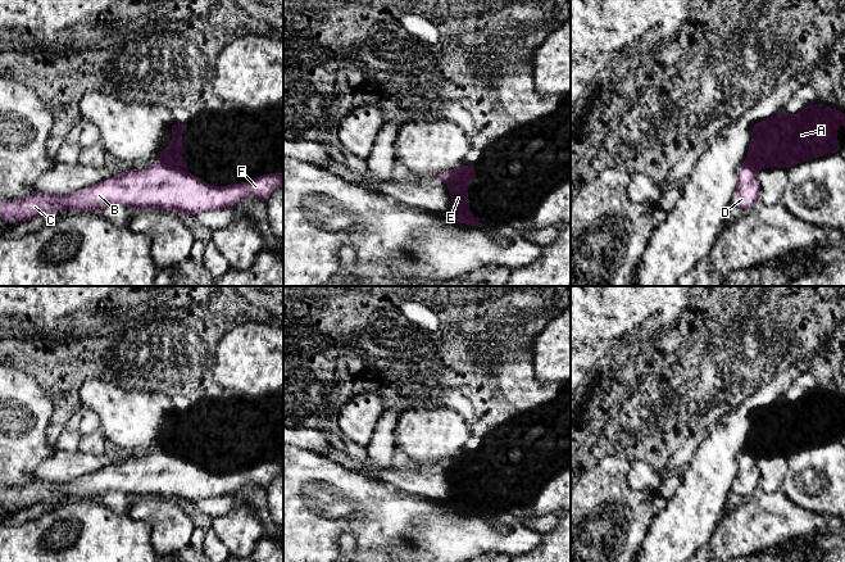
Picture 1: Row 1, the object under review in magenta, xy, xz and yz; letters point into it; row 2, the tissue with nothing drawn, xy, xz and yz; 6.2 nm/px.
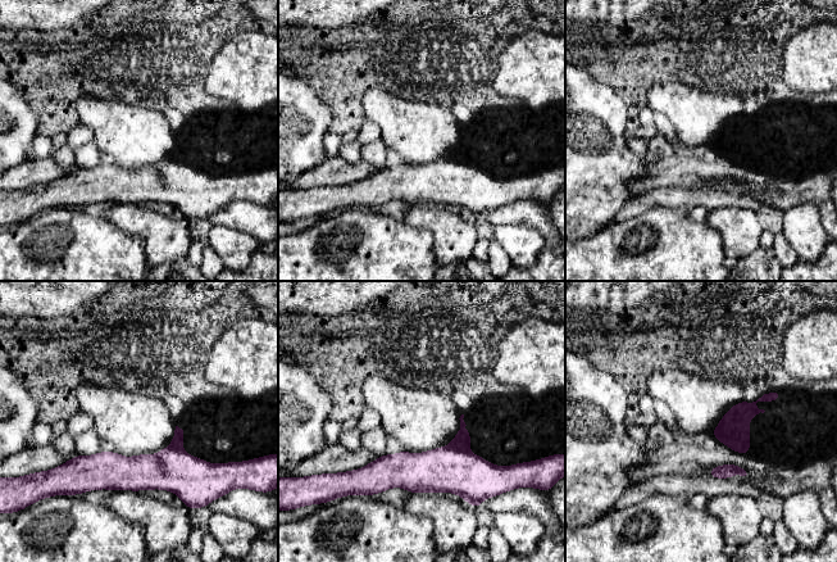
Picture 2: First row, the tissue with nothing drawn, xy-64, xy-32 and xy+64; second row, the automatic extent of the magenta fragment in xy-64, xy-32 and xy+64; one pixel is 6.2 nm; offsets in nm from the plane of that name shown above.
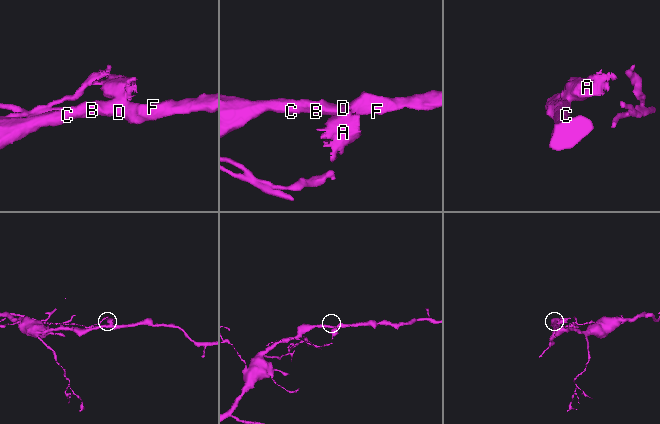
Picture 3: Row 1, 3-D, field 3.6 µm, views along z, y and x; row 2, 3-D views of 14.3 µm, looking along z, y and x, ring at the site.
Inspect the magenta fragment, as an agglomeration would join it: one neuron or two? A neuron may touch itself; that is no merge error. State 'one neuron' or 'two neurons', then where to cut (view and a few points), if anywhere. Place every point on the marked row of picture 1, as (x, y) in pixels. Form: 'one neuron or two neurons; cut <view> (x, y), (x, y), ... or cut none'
two neurons; cut xy (158, 159), (185, 172)

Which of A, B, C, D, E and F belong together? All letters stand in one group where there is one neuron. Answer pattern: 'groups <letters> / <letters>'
groups A E / B C D F

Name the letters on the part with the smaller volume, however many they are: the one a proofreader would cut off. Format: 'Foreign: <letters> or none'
Foreign: A, E

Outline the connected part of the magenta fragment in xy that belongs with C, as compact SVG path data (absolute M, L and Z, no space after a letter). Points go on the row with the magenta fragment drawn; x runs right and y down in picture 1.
M158 160L151 167L115 173L72 194L36 192L17 200L3 200L0 217L10 225L47 216L59 208L71 213L100 212L108 204L122 204L136 210L173 210L190 218L201 212L230 208L249 196L256 196L265 204L281 185L283 173L277 172L241 183L214 186Z

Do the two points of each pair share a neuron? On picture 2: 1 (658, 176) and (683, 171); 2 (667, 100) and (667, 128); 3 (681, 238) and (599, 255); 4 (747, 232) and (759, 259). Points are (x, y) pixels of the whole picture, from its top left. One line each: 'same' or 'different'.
1: same
2: different
3: same
4: different

